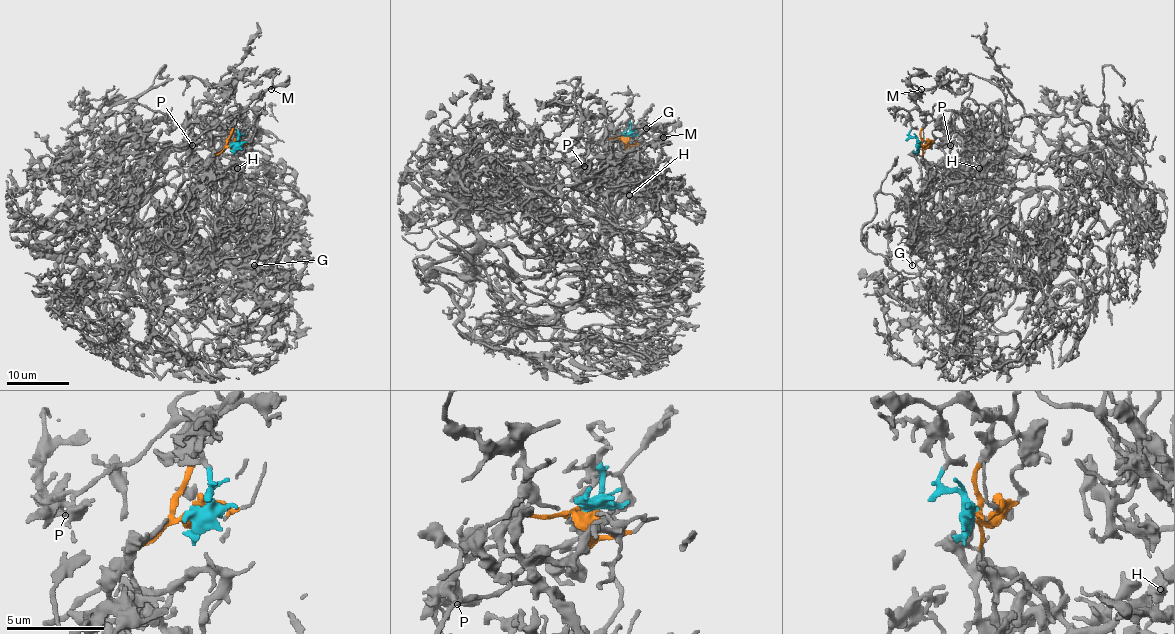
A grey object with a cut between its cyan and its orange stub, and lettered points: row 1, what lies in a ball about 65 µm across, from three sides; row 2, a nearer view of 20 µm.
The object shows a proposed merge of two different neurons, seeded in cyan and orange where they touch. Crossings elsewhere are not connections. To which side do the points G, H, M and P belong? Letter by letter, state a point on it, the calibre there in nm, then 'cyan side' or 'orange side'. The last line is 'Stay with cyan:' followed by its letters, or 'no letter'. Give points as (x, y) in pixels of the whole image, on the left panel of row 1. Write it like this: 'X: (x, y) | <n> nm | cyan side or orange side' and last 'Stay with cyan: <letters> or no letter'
G: (254, 265) | 200 nm | orange side
H: (237, 168) | 480 nm | orange side
M: (271, 89) | 130 nm | cyan side
P: (192, 145) | 320 nm | cyan side
Stay with cyan: M, P

